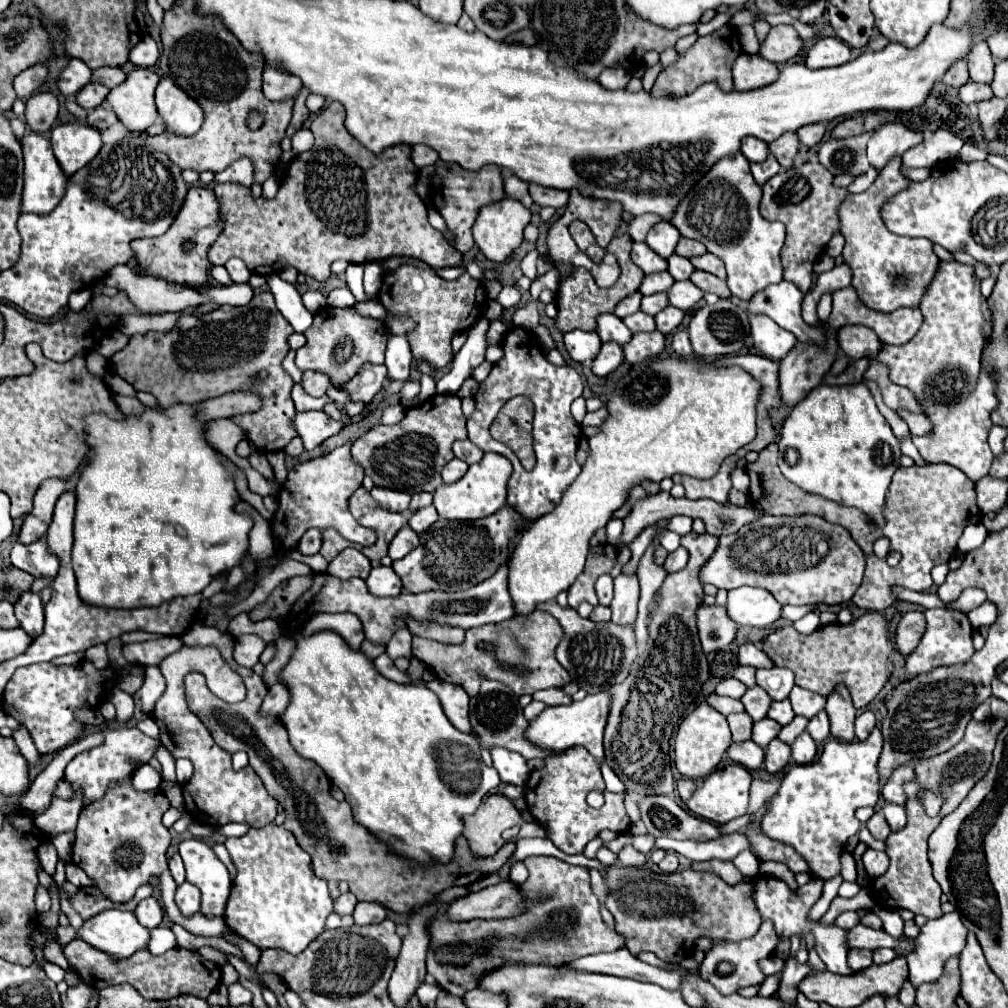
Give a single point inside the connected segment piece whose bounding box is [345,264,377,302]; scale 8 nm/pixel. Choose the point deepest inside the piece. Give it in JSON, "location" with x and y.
{"location":[354,273]}

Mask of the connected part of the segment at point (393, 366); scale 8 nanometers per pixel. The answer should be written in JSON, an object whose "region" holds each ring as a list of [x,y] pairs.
{"region":[[[389,336],[387,342],[387,354],[385,354],[385,366],[389,368],[391,380],[407,380],[411,370],[411,348],[407,342],[407,336]]]}

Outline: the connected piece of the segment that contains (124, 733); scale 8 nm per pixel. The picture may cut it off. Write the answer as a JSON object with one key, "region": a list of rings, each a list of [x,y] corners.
{"region":[[[101,726],[101,734],[103,734],[103,744],[77,754],[65,768],[65,780],[73,784],[73,790],[83,788],[83,798],[93,800],[93,802],[105,796],[109,782],[123,782],[133,776],[133,766],[129,764],[129,758],[147,762],[153,756],[153,752],[161,746],[159,738],[149,738],[137,728]]]}

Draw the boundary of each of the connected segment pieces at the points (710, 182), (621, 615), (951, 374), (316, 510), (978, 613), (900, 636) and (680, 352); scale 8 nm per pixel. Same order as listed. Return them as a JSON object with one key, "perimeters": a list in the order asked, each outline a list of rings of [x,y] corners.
{"perimeters":[[[[739,152],[733,158],[719,160],[709,174],[705,174],[703,180],[697,182],[697,186],[685,196],[685,200],[679,204],[677,214],[673,216],[673,226],[679,230],[683,238],[699,240],[707,246],[707,252],[715,254],[723,260],[727,270],[727,286],[733,296],[747,302],[755,292],[767,288],[769,284],[777,284],[783,280],[783,266],[781,266],[781,248],[785,240],[785,226],[783,224],[771,224],[759,214],[759,202],[761,202],[761,186],[753,180],[749,170],[749,160]]],[[[637,574],[614,579],[614,595],[611,602],[611,622],[619,626],[631,626],[637,618],[637,602],[639,602],[639,580]]],[[[941,260],[933,282],[929,284],[919,302],[919,308],[923,312],[923,324],[919,332],[903,346],[885,344],[877,360],[891,368],[889,376],[895,384],[901,384],[911,392],[915,392],[917,400],[925,404],[925,416],[933,420],[931,436],[913,438],[913,444],[917,446],[921,458],[927,464],[939,464],[939,462],[951,464],[963,470],[971,480],[979,480],[989,474],[993,462],[993,452],[987,444],[987,436],[993,426],[989,414],[997,408],[997,398],[995,398],[995,380],[981,370],[981,352],[985,336],[989,336],[991,332],[991,316],[987,300],[979,292],[979,278],[973,274],[973,266],[955,260],[951,262]]],[[[347,442],[341,448],[335,448],[331,454],[309,460],[305,464],[297,464],[289,470],[289,480],[281,486],[281,496],[277,496],[279,500],[279,510],[275,512],[273,520],[271,520],[271,528],[275,530],[275,548],[277,552],[287,552],[287,548],[295,548],[297,540],[301,538],[301,534],[313,526],[317,526],[319,530],[325,528],[337,528],[337,532],[341,532],[343,538],[347,538],[349,542],[361,544],[361,546],[373,546],[377,540],[375,530],[369,530],[365,526],[361,526],[349,512],[347,504],[349,504],[349,496],[359,488],[359,484],[363,482],[363,470],[357,464],[357,460],[353,460],[351,456],[351,444]]],[[[987,600],[983,606],[979,606],[979,608],[971,610],[967,616],[969,616],[969,620],[971,620],[973,628],[991,626],[991,624],[997,620],[997,606],[995,606],[995,604],[991,604],[991,602]]],[[[913,610],[903,614],[897,626],[897,646],[903,656],[911,654],[911,650],[919,644],[925,634],[925,614],[921,610]]],[[[679,330],[679,332],[673,334],[673,350],[675,350],[677,356],[681,356],[681,358],[689,358],[689,356],[693,354],[687,330]]]]}

